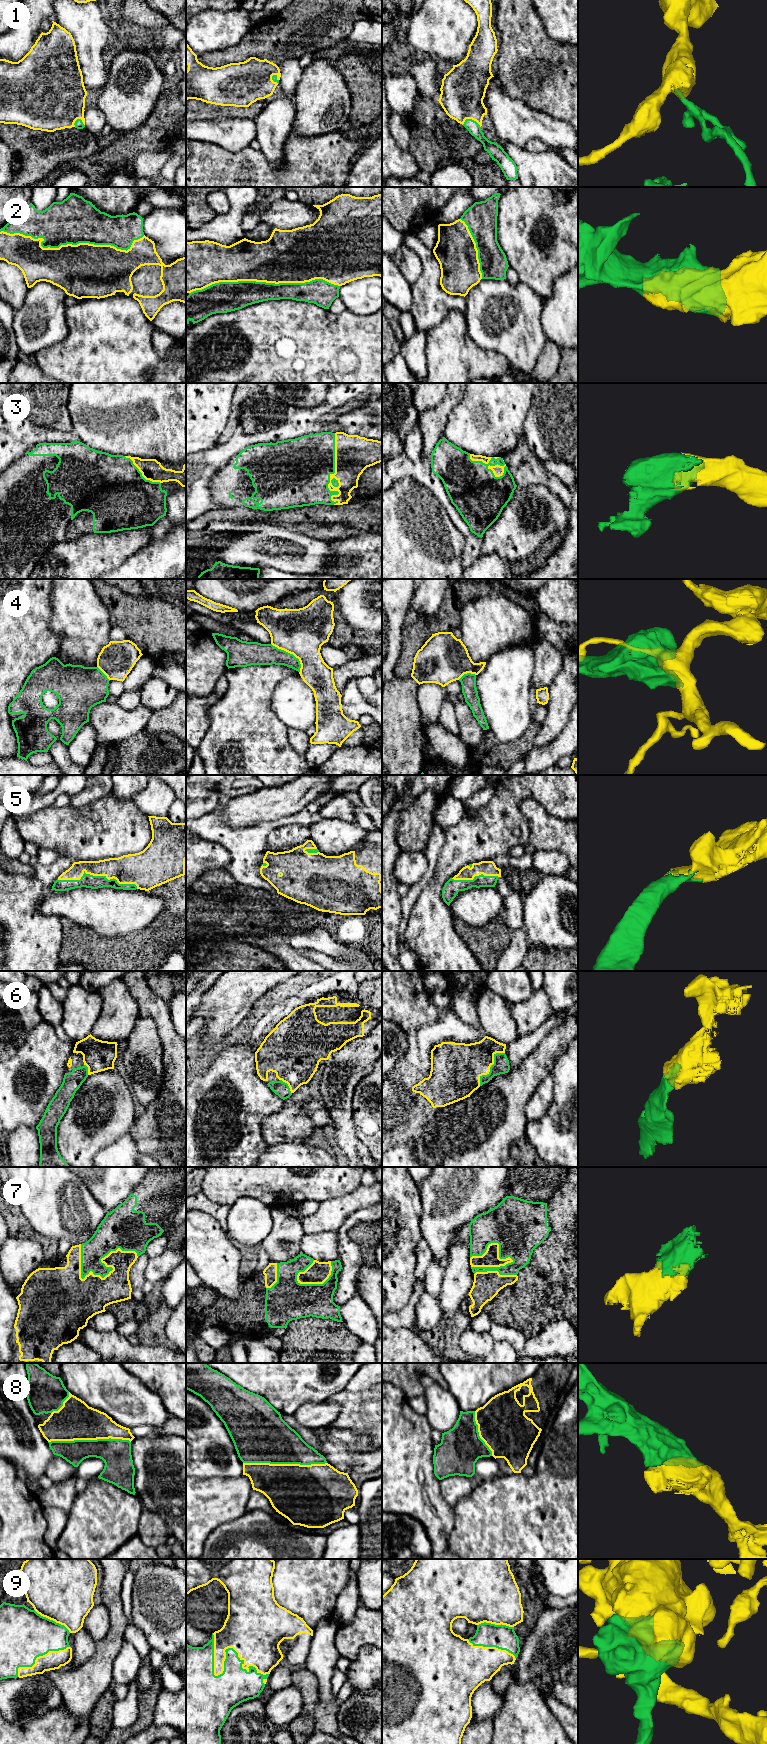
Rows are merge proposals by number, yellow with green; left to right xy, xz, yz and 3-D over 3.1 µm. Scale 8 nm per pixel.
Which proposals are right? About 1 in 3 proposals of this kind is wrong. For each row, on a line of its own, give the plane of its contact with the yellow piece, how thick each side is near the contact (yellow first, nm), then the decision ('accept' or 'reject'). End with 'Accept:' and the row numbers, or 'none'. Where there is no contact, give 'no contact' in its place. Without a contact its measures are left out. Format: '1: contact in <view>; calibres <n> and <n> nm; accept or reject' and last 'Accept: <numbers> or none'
1: contact in yz; calibres 360 and 100 nm; accept
2: contact in xy; calibres 440 and 380 nm; accept
3: contact in xz; calibres 300 and 460 nm; accept
4: contact in xz; calibres 380 and 180 nm; reject
5: contact in xy; calibres 240 and 110 nm; accept
6: contact in yz; calibres 380 and 130 nm; accept
7: contact in xy; calibres 280 and 260 nm; accept
8: contact in xz; calibres 440 and 380 nm; accept
9: contact in xz; calibres 300 and 300 nm; accept
Accept: 1, 2, 3, 5, 6, 7, 8, 9

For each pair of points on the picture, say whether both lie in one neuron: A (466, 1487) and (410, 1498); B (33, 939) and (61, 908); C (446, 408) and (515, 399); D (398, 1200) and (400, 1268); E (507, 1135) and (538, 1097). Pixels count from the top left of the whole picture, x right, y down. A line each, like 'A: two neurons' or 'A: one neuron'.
A: two neurons
B: two neurons
C: two neurons
D: one neuron
E: two neurons

